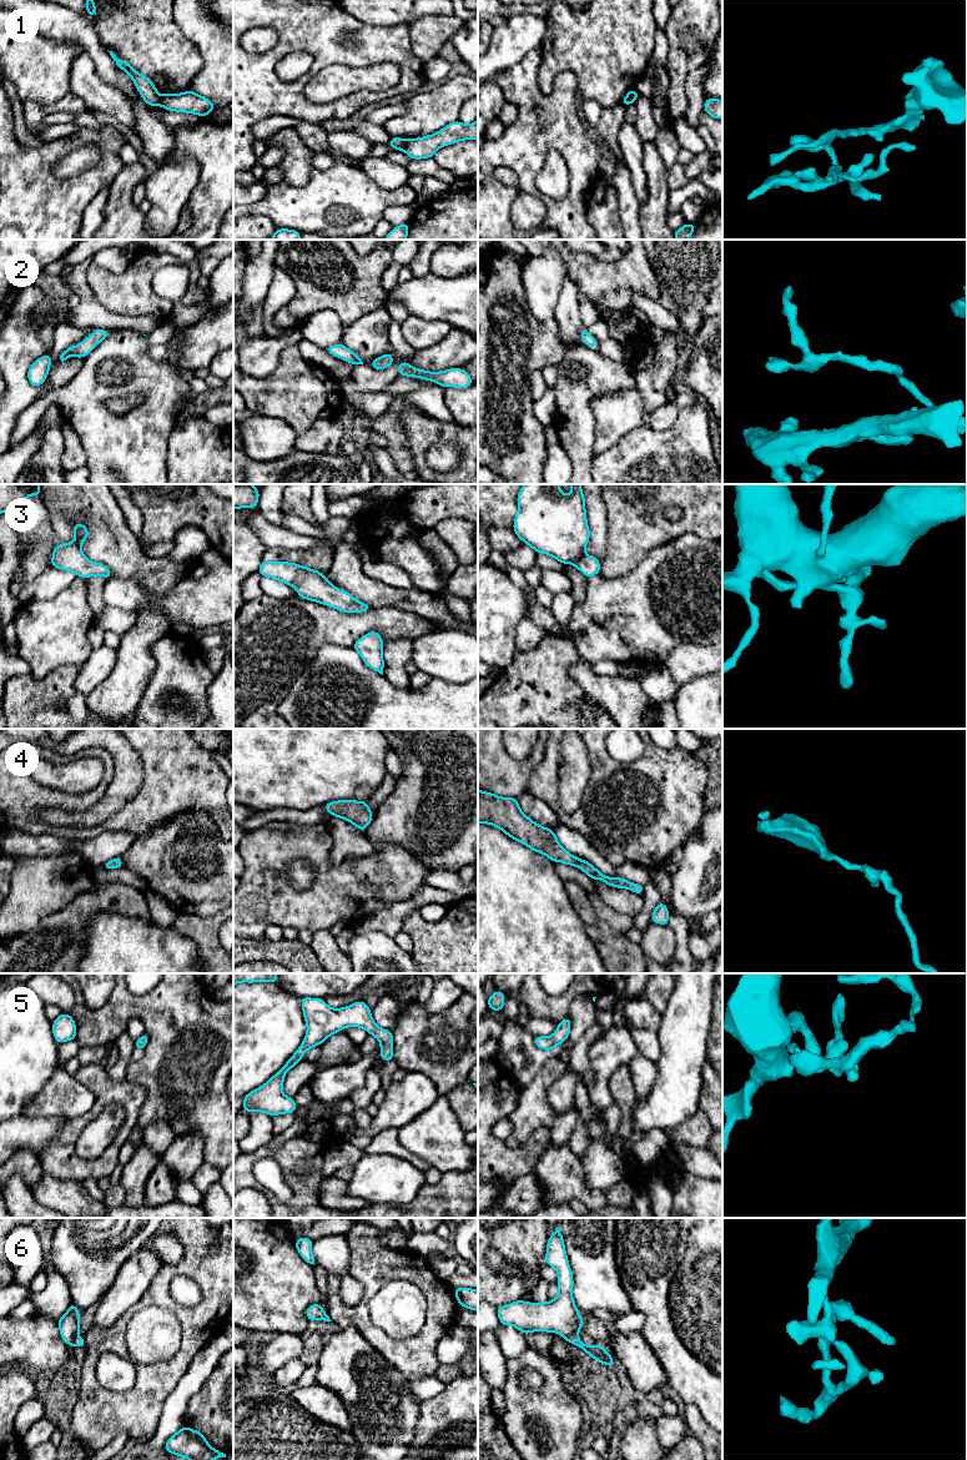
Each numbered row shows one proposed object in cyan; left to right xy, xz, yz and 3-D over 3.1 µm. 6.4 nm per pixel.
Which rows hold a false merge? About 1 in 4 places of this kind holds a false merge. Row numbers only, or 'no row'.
1

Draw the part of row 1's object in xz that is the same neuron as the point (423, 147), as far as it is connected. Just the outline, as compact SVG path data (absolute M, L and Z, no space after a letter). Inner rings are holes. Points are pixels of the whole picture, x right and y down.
M458 120L435 134L418 139L406 139L403 151L413 160L430 158L438 148L464 140L478 140L478 120L470 125L464 125Z

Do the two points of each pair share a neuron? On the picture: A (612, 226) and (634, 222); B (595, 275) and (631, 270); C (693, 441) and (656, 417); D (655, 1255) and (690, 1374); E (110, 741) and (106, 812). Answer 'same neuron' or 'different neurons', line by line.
A: different neurons
B: same neuron
C: different neurons
D: same neuron
E: same neuron

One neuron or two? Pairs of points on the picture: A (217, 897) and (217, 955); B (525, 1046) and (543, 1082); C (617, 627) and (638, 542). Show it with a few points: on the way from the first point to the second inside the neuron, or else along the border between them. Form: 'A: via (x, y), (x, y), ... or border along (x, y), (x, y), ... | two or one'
A: border along (220, 910), (207, 916), (196, 916), (187, 912) | two
B: border along (558, 1053), (540, 1068), (520, 1092) | two
C: border along (649, 552), (624, 577), (604, 578), (600, 574) | two

